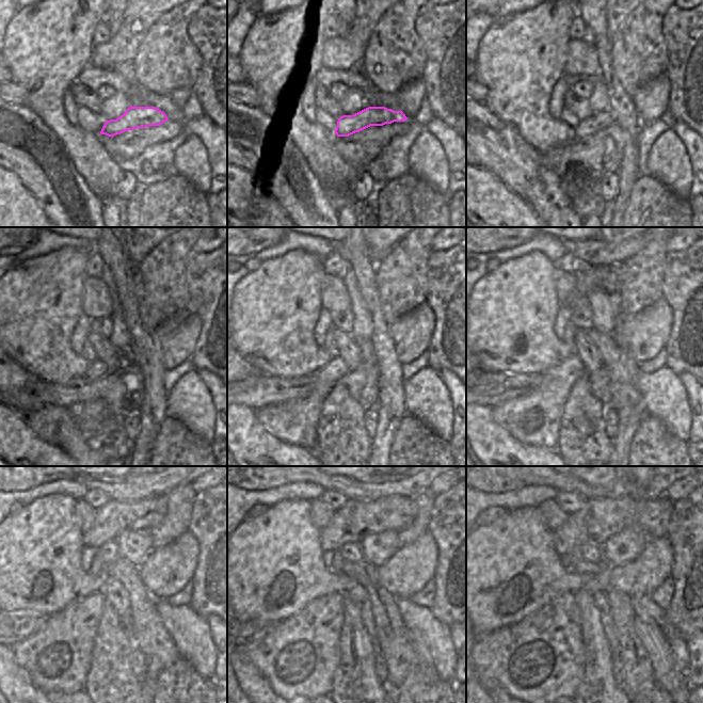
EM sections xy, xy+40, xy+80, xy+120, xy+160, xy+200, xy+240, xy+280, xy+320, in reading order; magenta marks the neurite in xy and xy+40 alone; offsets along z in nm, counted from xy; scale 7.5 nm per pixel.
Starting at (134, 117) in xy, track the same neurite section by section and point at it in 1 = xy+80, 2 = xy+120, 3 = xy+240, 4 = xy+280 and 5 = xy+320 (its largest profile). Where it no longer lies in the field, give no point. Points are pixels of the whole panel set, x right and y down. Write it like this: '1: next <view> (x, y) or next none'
1: next xy+80 (600, 121)
2: next xy+120 (96, 369)
3: next xy+240 (57, 658)
4: next xy+280 (299, 656)
5: next xy+320 (540, 659)

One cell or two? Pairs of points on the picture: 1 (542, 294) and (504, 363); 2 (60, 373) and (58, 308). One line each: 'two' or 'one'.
1: one
2: one

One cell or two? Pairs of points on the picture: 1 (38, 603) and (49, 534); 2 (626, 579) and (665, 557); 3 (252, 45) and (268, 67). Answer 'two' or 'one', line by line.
1: one
2: one
3: one

